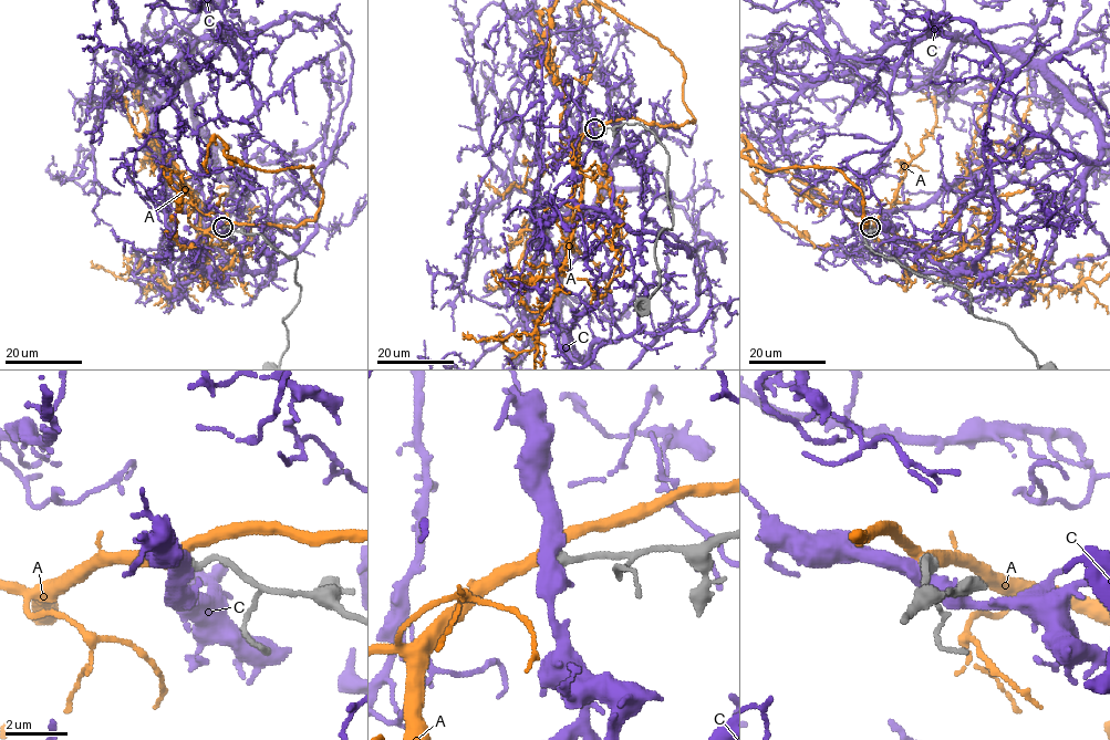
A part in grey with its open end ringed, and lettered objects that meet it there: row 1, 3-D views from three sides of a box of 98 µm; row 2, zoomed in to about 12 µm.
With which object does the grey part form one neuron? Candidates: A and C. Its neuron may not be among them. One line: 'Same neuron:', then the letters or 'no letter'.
Same neuron: A

